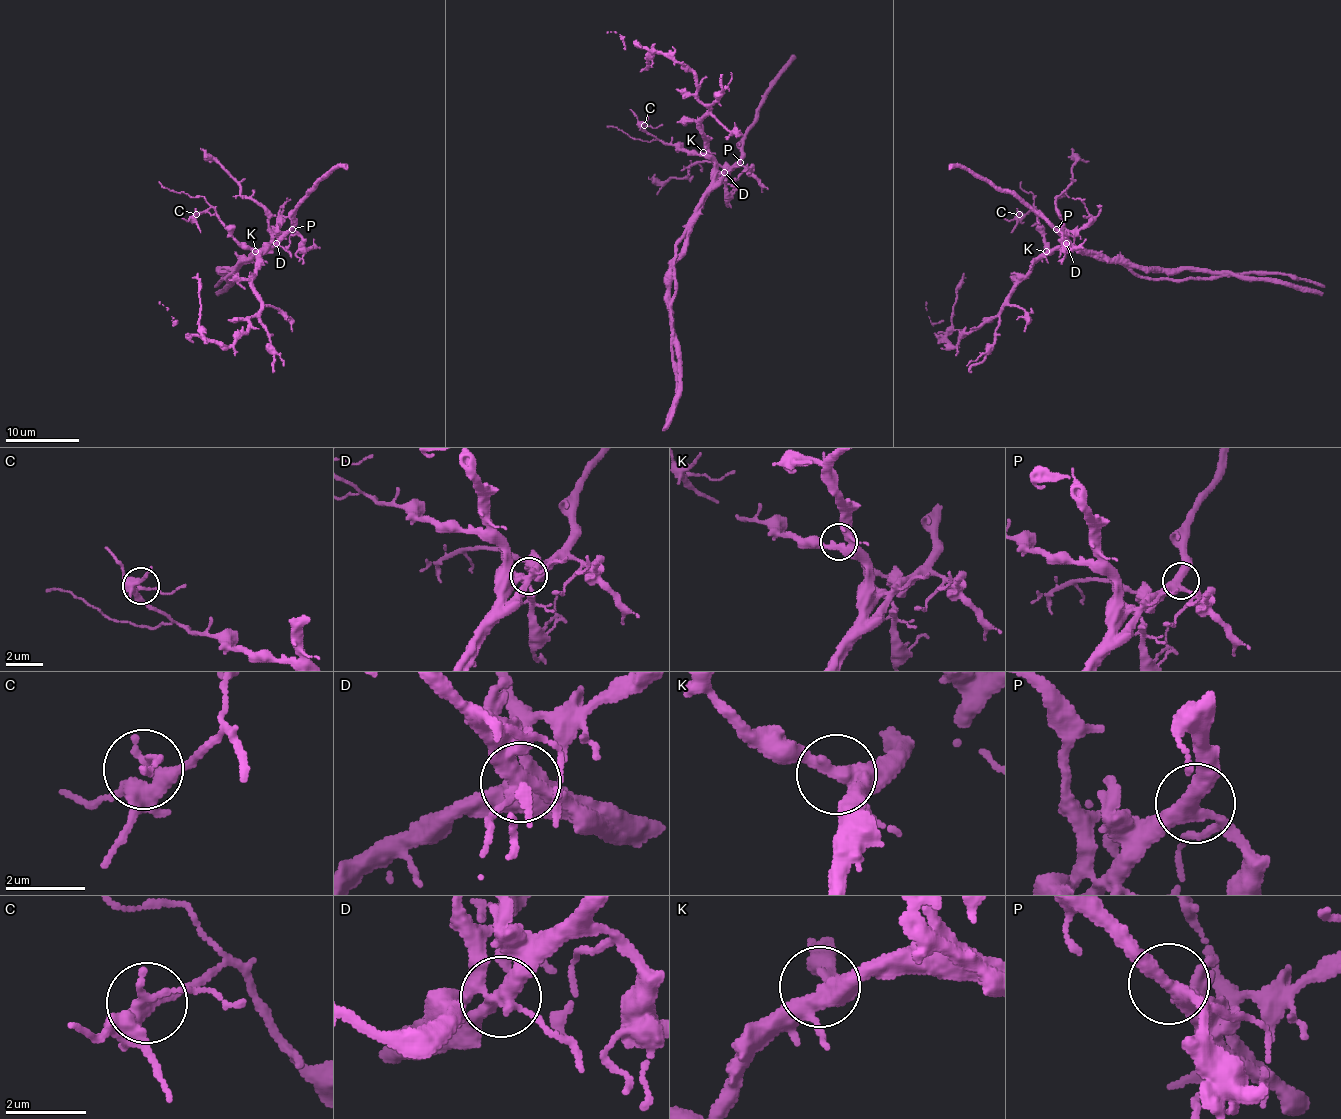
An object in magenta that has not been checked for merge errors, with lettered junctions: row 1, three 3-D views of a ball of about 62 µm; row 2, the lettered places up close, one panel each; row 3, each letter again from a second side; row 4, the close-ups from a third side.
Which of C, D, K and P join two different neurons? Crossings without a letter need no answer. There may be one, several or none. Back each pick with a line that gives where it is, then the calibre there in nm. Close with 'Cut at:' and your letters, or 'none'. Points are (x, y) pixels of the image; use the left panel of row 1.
D: place (276, 243); calibre 360 nm
Cut at: D

